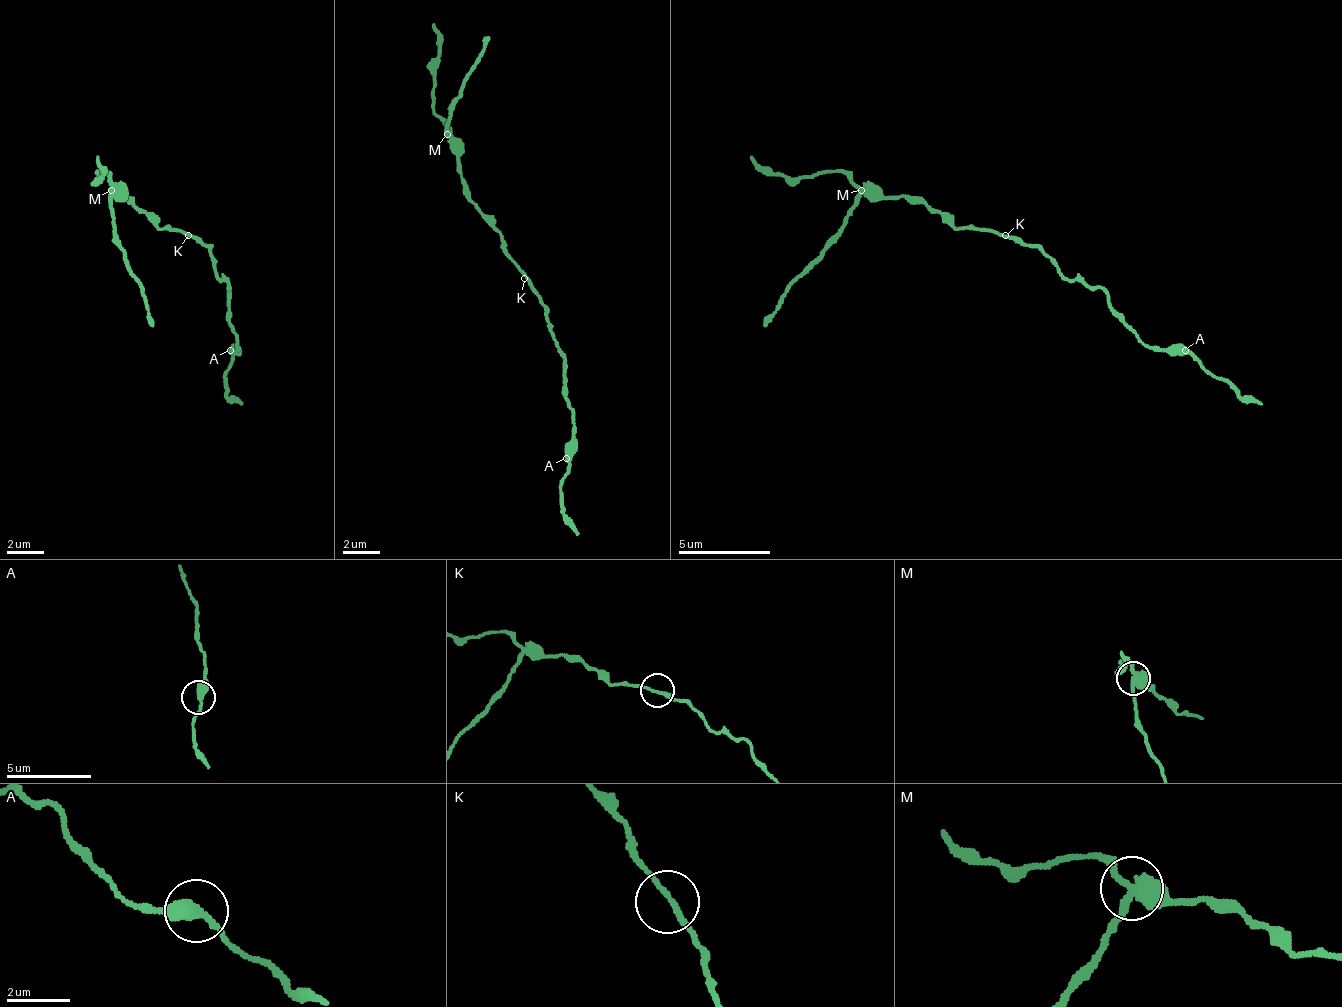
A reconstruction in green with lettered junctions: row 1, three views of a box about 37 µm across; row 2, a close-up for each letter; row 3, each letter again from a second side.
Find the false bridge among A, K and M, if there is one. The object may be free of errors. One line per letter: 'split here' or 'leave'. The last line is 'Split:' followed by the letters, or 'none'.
A: leave
K: leave
M: split here
Split: M

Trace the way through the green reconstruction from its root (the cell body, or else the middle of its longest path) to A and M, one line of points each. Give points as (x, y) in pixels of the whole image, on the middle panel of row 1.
A: (524, 274), (529, 288), (543, 306), (547, 329), (561, 357), (566, 403), (571, 408), (571, 454), (566, 458)
M: (524, 274), (524, 269), (506, 251), (501, 232), (469, 195), (469, 186), (460, 172), (460, 149), (446, 135)

